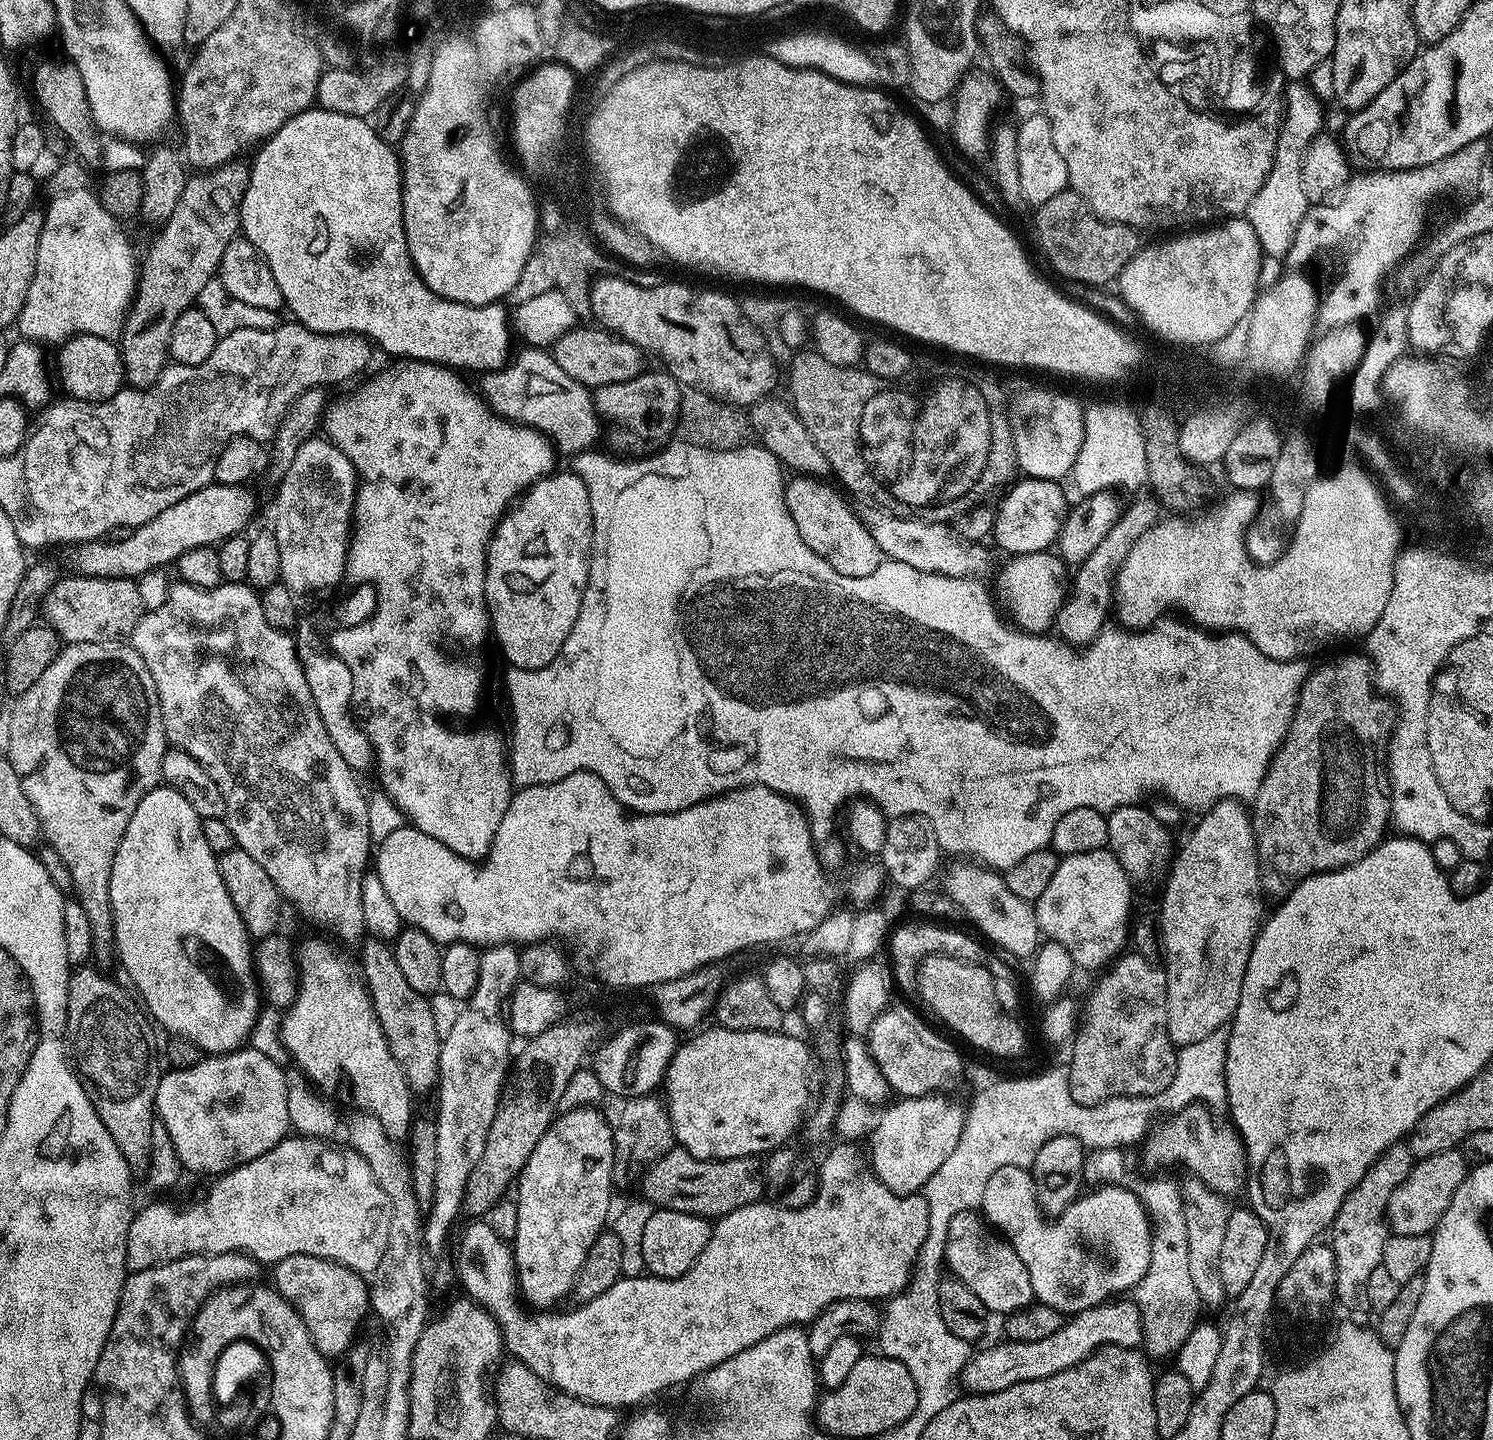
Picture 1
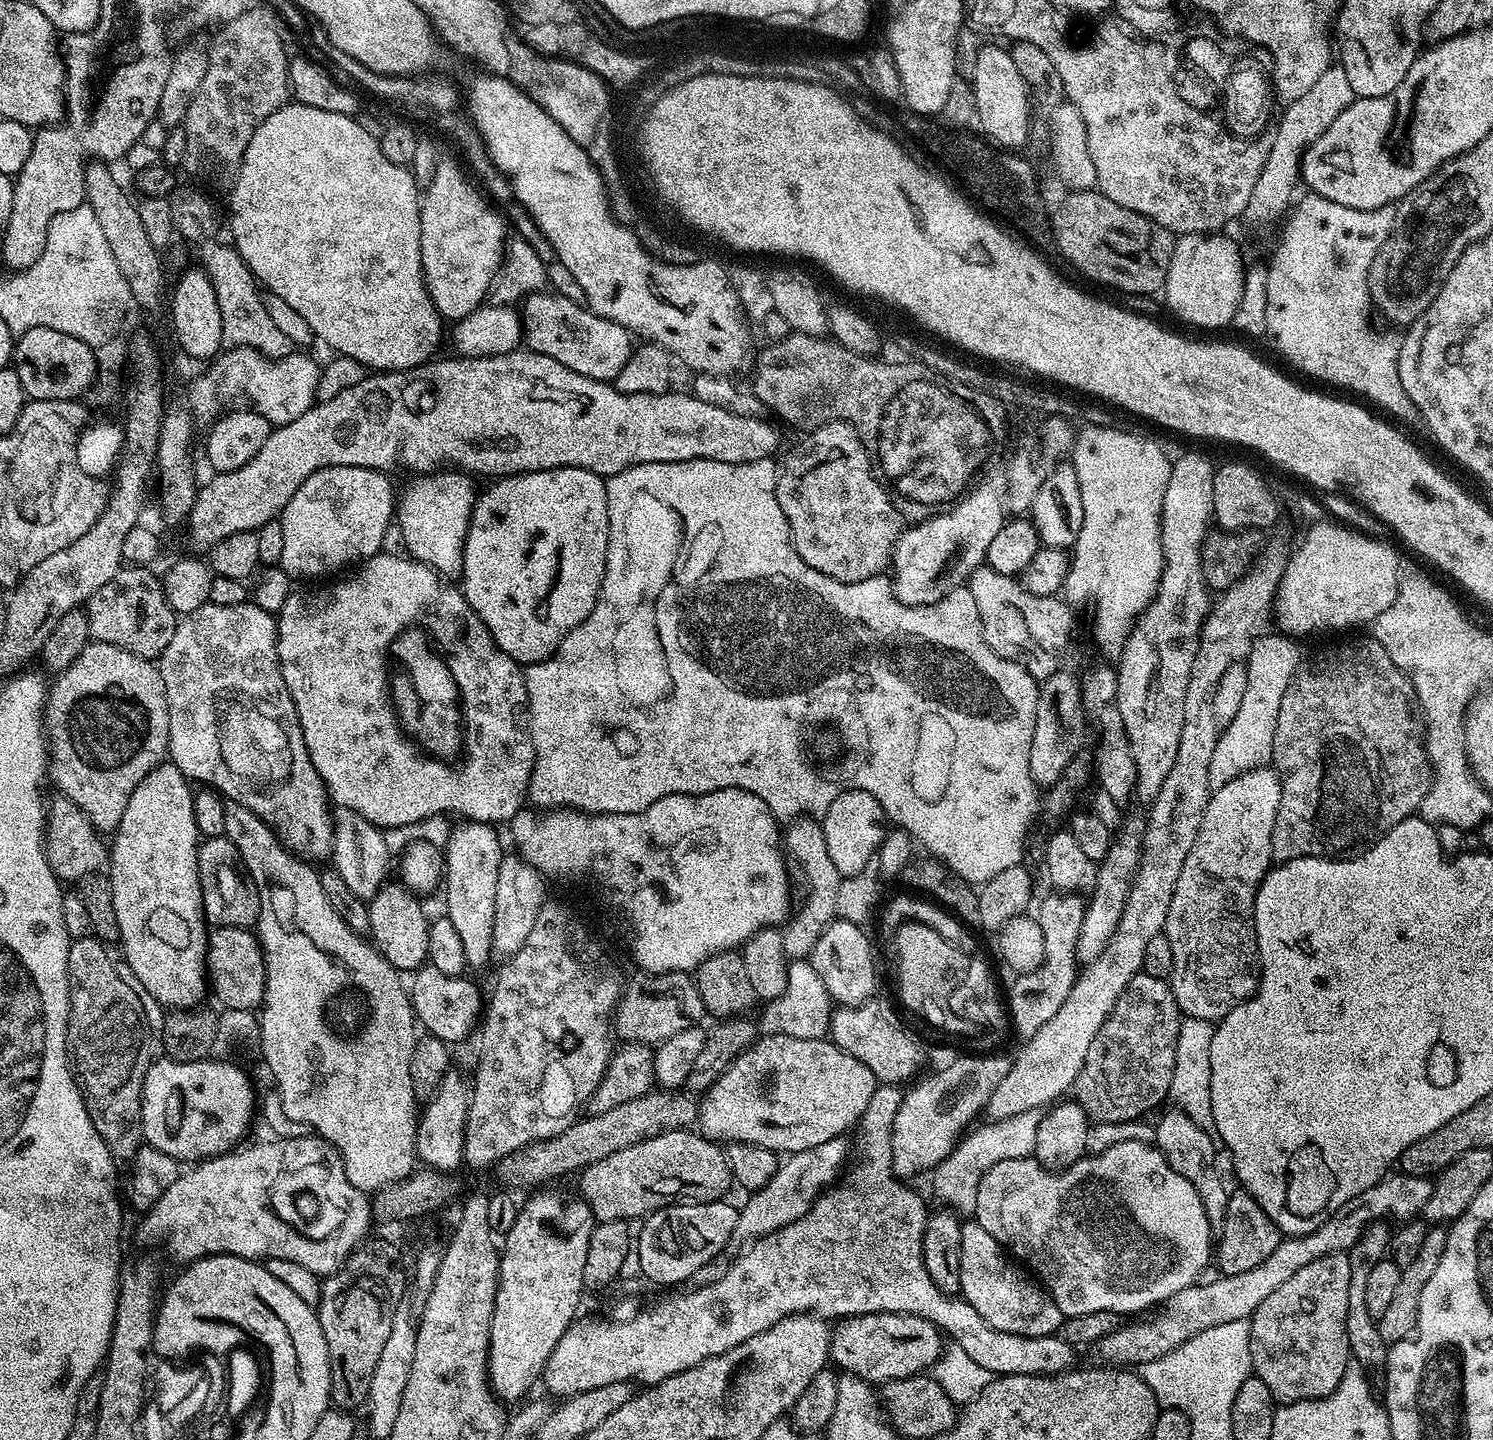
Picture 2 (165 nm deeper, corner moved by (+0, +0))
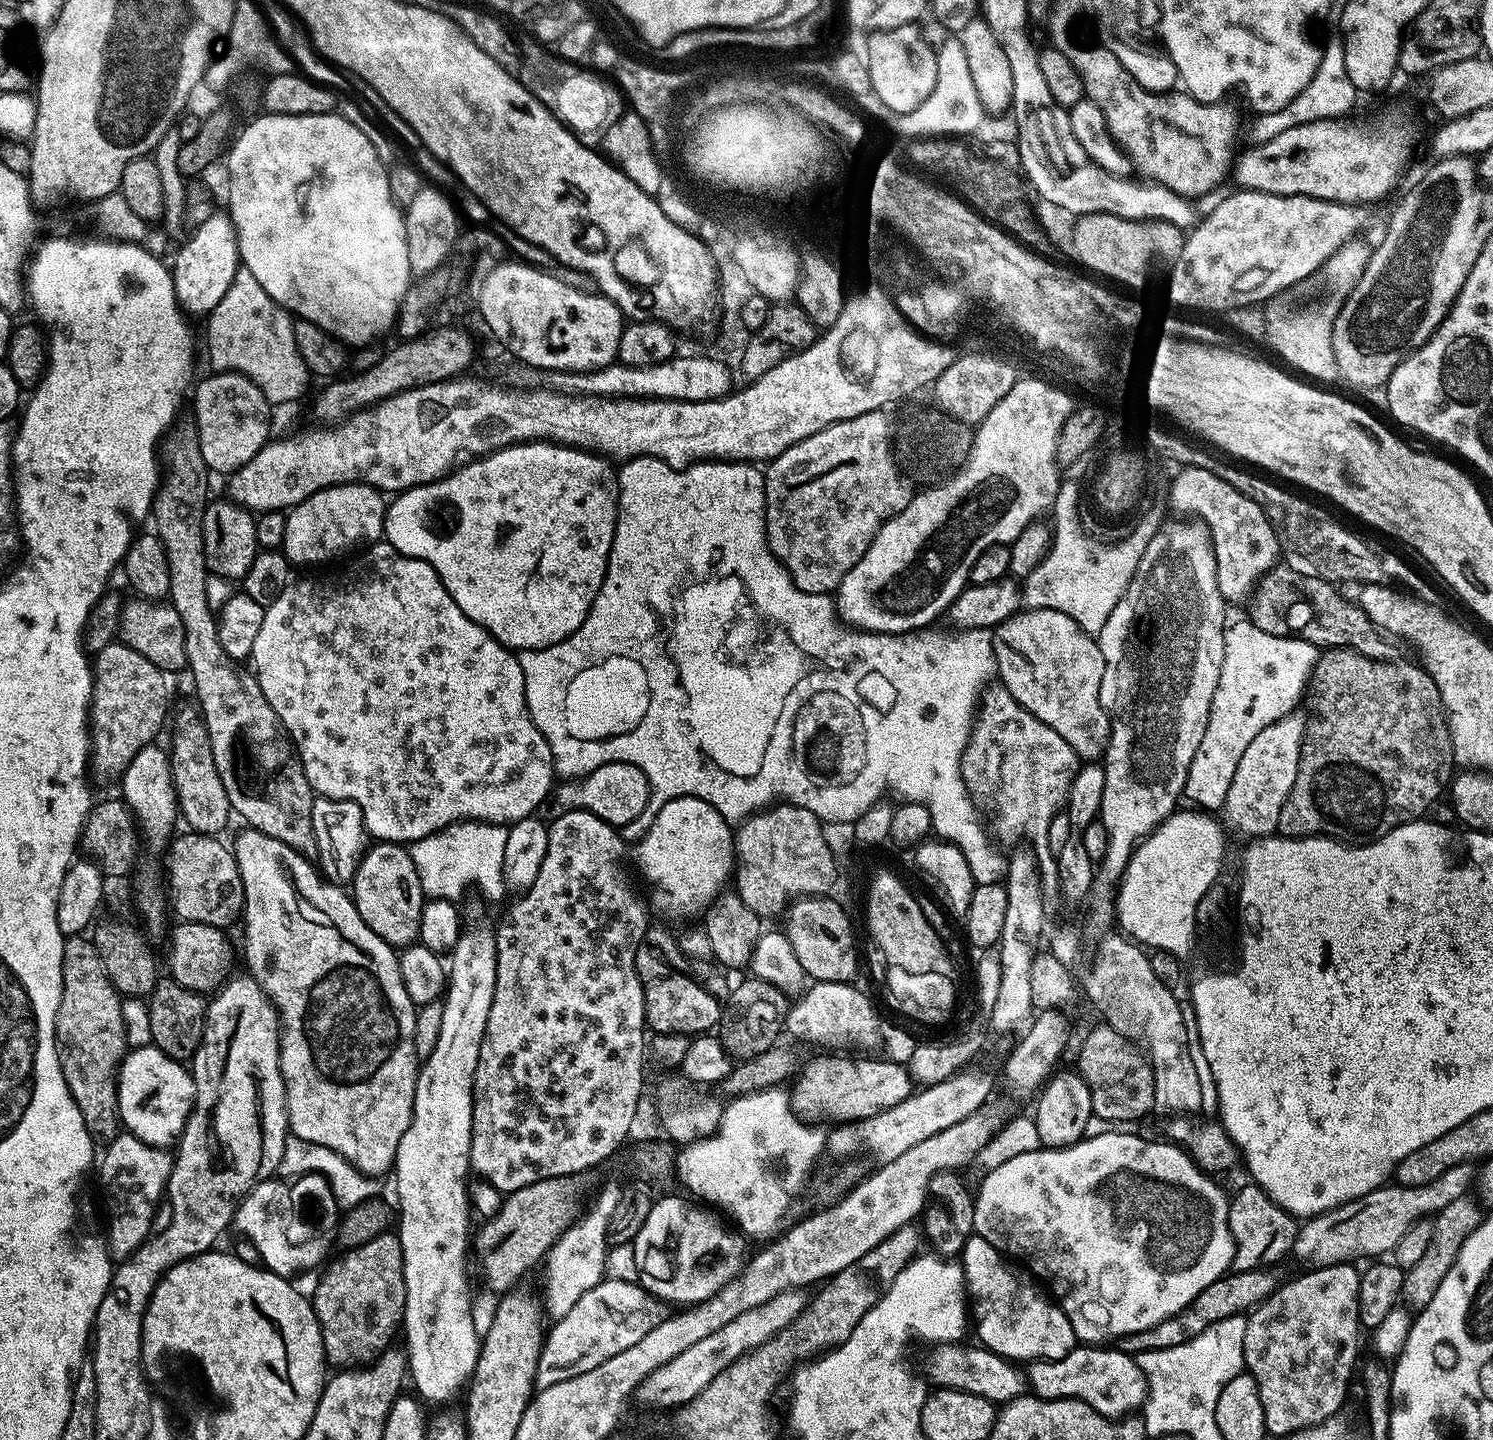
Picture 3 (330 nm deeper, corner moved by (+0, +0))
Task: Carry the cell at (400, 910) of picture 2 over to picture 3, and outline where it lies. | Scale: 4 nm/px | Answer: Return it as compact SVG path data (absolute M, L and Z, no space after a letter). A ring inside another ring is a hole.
M373 843L360 859L356 877L350 882L350 895L358 914L362 914L362 922L366 922L378 938L397 950L417 943L426 897L422 882L418 882L418 874L414 870L412 853L405 845Z

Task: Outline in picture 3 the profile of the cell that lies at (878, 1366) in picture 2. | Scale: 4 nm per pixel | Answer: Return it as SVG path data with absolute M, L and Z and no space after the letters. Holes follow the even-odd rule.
M940 1342L929 1347L932 1349L929 1350L928 1357L924 1360L925 1373L923 1372L923 1375L933 1385L969 1392L986 1398L997 1406L1003 1406L1008 1401L1025 1395L1025 1375L1016 1370L1017 1365L1013 1361L1005 1360L1003 1356L994 1354L983 1346L967 1348L966 1345L967 1343L964 1342Z

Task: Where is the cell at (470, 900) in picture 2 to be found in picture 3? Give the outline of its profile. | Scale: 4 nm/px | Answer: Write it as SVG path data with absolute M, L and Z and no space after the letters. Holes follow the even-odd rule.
M465 923L460 930L458 942L450 953L450 967L446 972L446 991L442 997L444 1009L442 1010L442 1030L438 1030L438 1042L434 1050L428 1056L423 1057L416 1074L416 1089L414 1090L414 1110L412 1111L412 1121L402 1134L402 1142L398 1142L396 1151L396 1200L398 1205L398 1235L402 1246L402 1258L404 1259L404 1281L406 1282L406 1306L404 1307L404 1323L402 1325L402 1337L408 1343L406 1355L408 1358L407 1375L410 1377L410 1384L417 1388L425 1401L428 1400L448 1400L456 1391L463 1389L471 1381L472 1371L476 1368L476 1363L480 1357L481 1333L476 1333L476 1320L472 1317L472 1300L468 1297L468 1274L464 1270L464 1258L468 1252L470 1254L470 1232L468 1236L468 1214L470 1216L470 1142L472 1141L472 1091L474 1090L474 1070L478 1070L478 1054L482 1046L482 1038L486 1034L486 1018L490 1018L490 1002L494 1002L494 982L496 981L496 971L498 970L498 958L496 957L496 930L490 923L488 924L468 924Z

